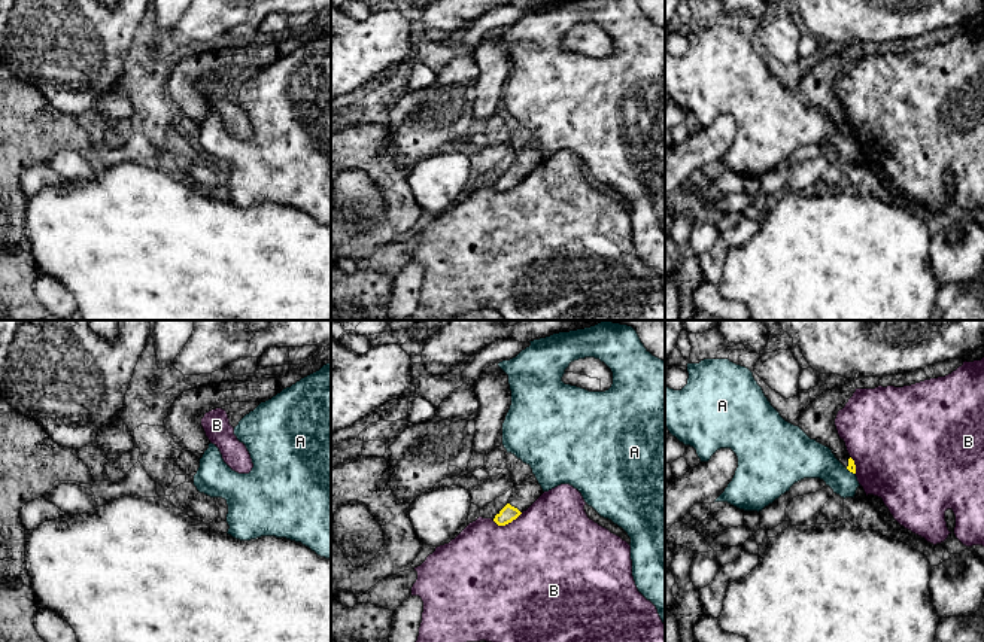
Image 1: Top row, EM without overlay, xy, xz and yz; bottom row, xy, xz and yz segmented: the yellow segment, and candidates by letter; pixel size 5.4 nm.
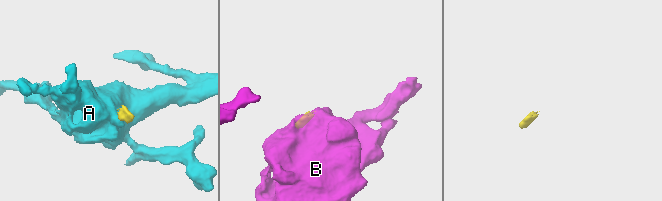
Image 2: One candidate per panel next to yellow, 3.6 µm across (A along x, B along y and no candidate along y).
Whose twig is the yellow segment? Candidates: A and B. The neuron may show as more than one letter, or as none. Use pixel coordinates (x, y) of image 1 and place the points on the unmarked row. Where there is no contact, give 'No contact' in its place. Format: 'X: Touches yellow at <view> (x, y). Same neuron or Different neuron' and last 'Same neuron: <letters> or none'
A: Touches yellow at yz (850, 137). Different neuron
B: Touches yellow at xz (507, 189). Different neuron
Same neuron: none

